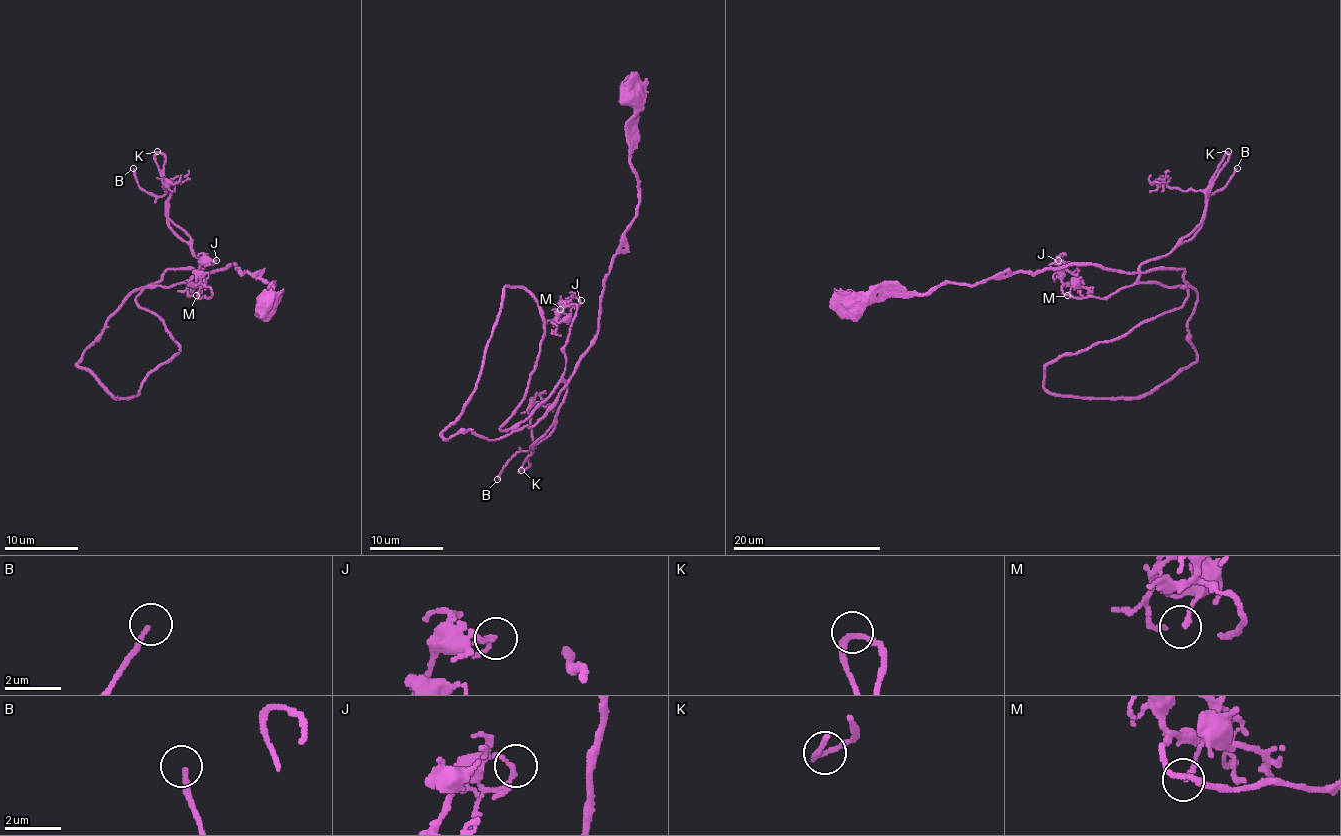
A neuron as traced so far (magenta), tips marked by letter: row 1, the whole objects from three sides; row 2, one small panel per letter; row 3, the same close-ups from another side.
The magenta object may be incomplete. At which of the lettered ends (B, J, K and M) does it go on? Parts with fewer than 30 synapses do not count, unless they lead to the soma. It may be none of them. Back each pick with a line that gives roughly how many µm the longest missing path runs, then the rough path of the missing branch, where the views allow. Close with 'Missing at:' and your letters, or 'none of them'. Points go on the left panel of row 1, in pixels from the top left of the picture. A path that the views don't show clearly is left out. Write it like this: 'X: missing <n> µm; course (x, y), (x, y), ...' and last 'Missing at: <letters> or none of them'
B: missing 35 µm; course (133, 168), (133, 155), (151, 162), (168, 146), (160, 151), (162, 166), (144, 183), (129, 186), (116, 175)
Missing at: B

